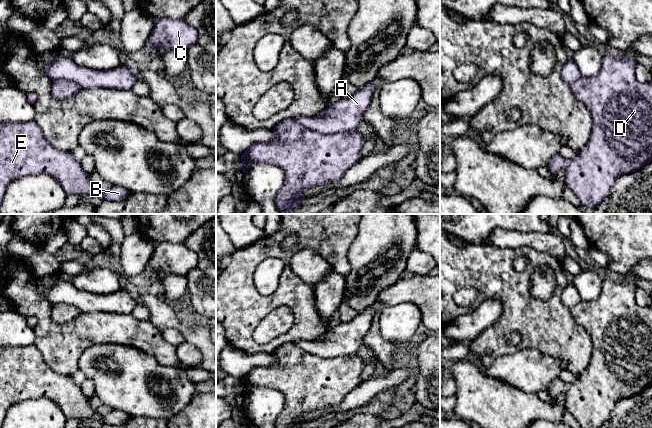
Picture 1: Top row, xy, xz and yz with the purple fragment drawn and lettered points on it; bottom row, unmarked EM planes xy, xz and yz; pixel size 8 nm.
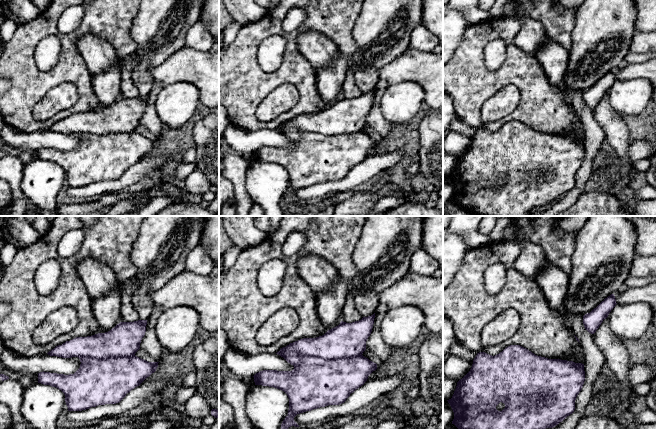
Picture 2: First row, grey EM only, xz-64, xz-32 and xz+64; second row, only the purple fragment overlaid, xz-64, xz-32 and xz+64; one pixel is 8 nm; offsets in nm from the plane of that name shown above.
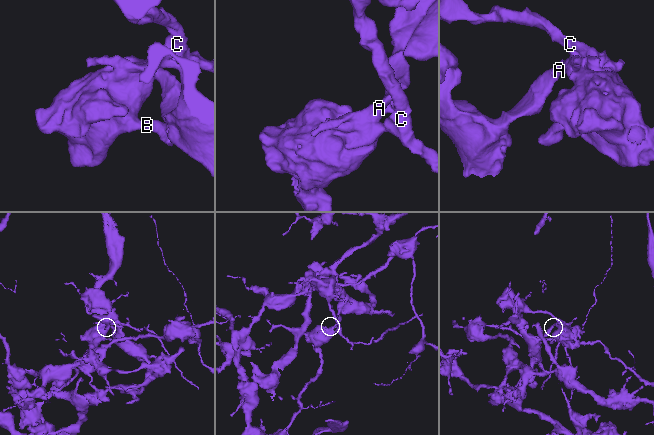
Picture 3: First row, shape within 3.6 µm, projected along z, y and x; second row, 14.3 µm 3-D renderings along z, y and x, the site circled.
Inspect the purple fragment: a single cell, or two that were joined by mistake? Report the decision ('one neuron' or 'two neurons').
two neurons

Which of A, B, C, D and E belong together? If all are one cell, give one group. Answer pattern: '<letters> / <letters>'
A / B C D E

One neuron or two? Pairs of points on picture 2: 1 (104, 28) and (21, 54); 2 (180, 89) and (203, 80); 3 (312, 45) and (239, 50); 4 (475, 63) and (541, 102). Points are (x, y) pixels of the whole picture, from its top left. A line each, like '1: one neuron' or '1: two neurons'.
1: one neuron
2: two neurons
3: two neurons
4: one neuron

